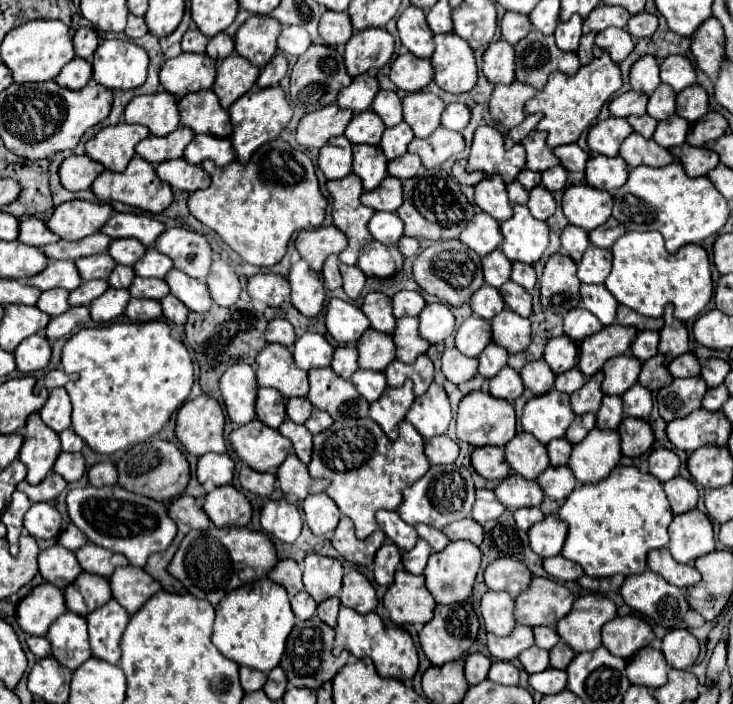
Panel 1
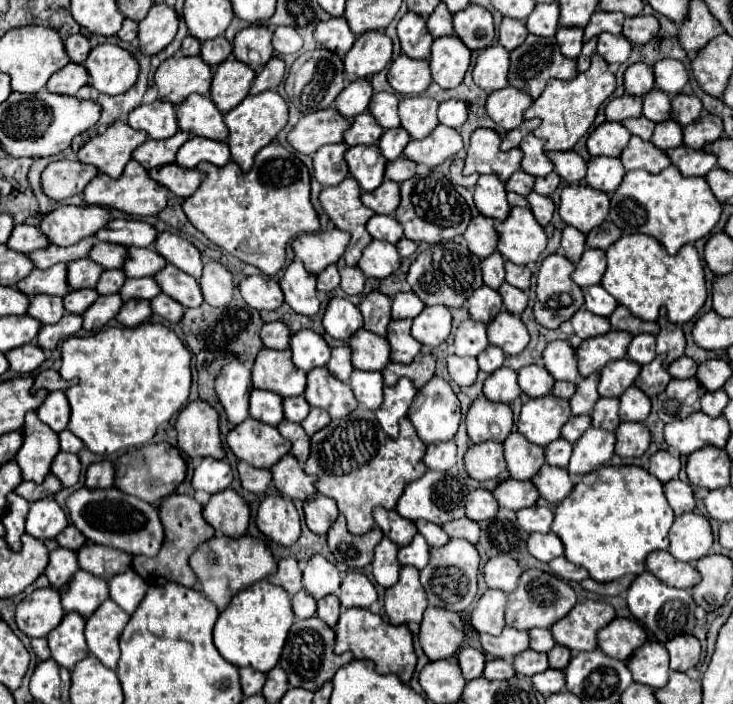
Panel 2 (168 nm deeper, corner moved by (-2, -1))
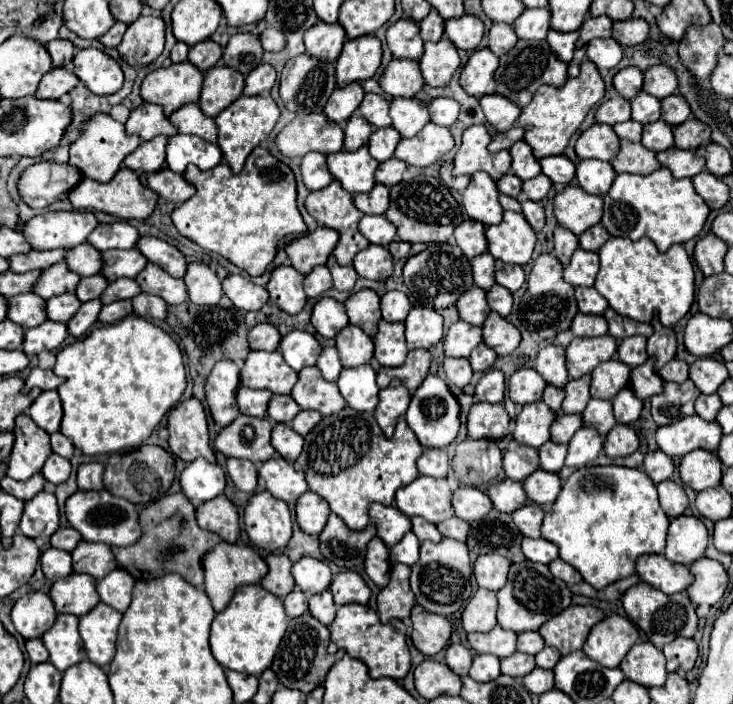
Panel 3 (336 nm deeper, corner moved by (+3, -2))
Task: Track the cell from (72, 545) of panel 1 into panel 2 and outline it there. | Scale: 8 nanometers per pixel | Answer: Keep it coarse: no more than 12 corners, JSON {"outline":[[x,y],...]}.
{"outline":[[73,524],[57,536],[59,546],[77,550],[87,542]]}

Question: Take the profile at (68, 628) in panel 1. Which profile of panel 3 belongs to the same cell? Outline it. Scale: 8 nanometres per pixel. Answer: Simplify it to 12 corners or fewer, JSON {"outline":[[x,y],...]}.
{"outline":[[58,615],[42,637],[62,673],[84,655],[76,615]]}

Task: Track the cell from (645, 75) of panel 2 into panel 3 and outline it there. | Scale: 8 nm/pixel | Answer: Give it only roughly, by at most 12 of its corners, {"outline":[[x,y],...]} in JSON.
{"outline":[[626,67],[614,75],[614,89],[624,99],[642,91],[642,71]]}

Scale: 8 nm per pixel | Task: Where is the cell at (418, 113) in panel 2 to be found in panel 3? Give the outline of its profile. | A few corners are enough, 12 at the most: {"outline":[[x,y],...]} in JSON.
{"outline":[[416,97],[390,101],[392,127],[414,137],[430,121]]}

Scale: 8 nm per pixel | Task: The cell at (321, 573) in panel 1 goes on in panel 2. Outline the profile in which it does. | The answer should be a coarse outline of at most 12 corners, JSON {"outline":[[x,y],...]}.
{"outline":[[317,554],[303,570],[303,586],[315,600],[337,594],[341,574]]}

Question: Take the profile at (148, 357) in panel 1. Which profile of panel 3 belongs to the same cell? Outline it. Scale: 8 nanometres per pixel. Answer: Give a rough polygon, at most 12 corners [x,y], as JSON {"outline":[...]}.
{"outline":[[138,315],[60,349],[60,433],[140,447],[186,389],[180,347]]}

